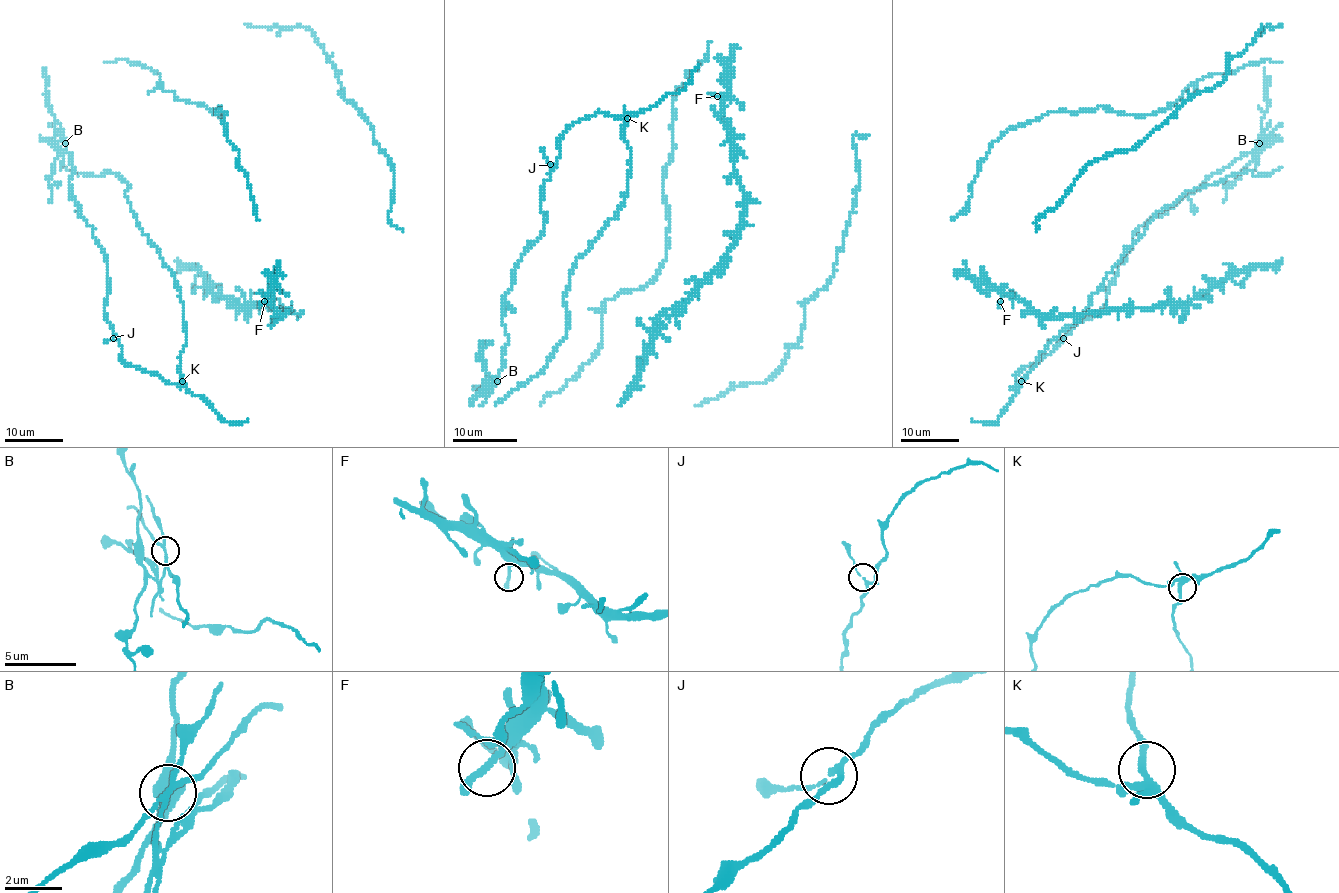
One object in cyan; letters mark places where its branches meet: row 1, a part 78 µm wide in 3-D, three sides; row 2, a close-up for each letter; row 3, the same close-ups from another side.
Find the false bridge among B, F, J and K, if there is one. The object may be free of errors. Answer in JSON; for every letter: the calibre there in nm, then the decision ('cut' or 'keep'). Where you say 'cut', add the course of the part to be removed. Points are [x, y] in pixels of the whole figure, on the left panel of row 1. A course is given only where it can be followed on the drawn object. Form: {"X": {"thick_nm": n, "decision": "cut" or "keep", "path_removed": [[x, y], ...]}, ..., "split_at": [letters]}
{"B": {"thick_nm": 160, "decision": "cut", "path_removed": [[65, 143], [63, 152], [55, 145], [55, 120], [48, 105], [44, 74], [46, 67]]}, "F": {"thick_nm": 180, "decision": "keep"}, "J": {"thick_nm": 150, "decision": "keep"}, "K": {"thick_nm": 240, "decision": "keep"}, "split_at": ["B"]}

